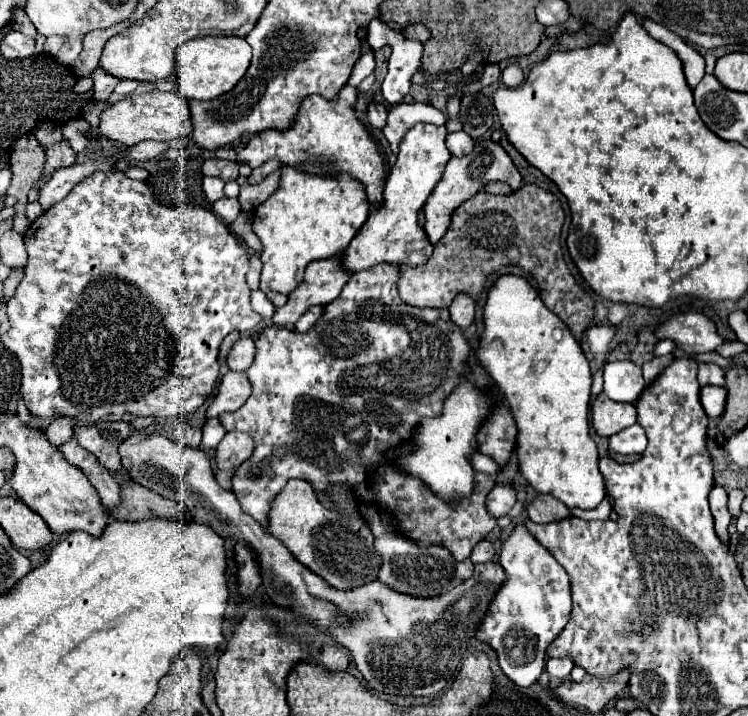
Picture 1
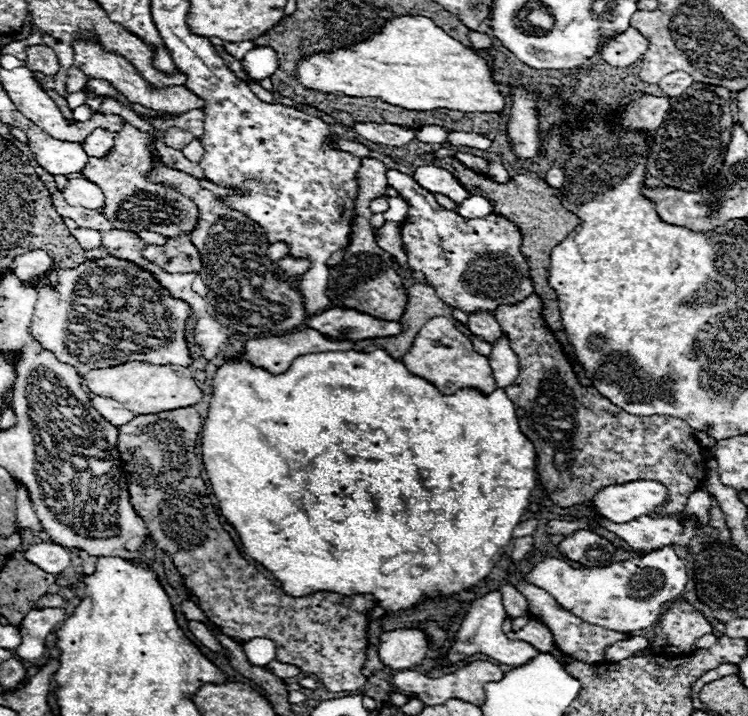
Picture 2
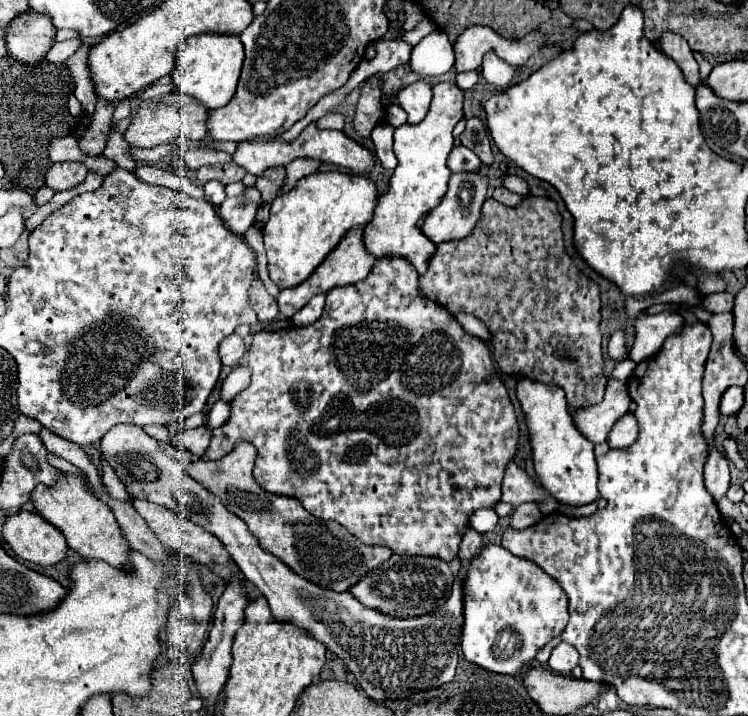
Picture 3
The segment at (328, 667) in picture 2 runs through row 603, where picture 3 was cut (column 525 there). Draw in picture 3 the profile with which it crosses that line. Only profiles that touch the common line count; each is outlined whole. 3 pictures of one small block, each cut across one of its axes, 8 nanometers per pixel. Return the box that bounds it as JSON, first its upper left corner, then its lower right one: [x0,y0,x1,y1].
[418,196,606,410]

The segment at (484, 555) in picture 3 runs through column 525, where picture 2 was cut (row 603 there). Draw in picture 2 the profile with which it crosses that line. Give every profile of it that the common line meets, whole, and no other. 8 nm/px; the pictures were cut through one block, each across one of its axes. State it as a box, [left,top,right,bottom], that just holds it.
[522,546,688,634]

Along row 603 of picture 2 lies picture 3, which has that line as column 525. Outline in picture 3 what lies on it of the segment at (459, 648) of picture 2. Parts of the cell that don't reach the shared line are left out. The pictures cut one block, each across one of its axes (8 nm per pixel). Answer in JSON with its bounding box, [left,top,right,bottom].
[502,462,558,514]

